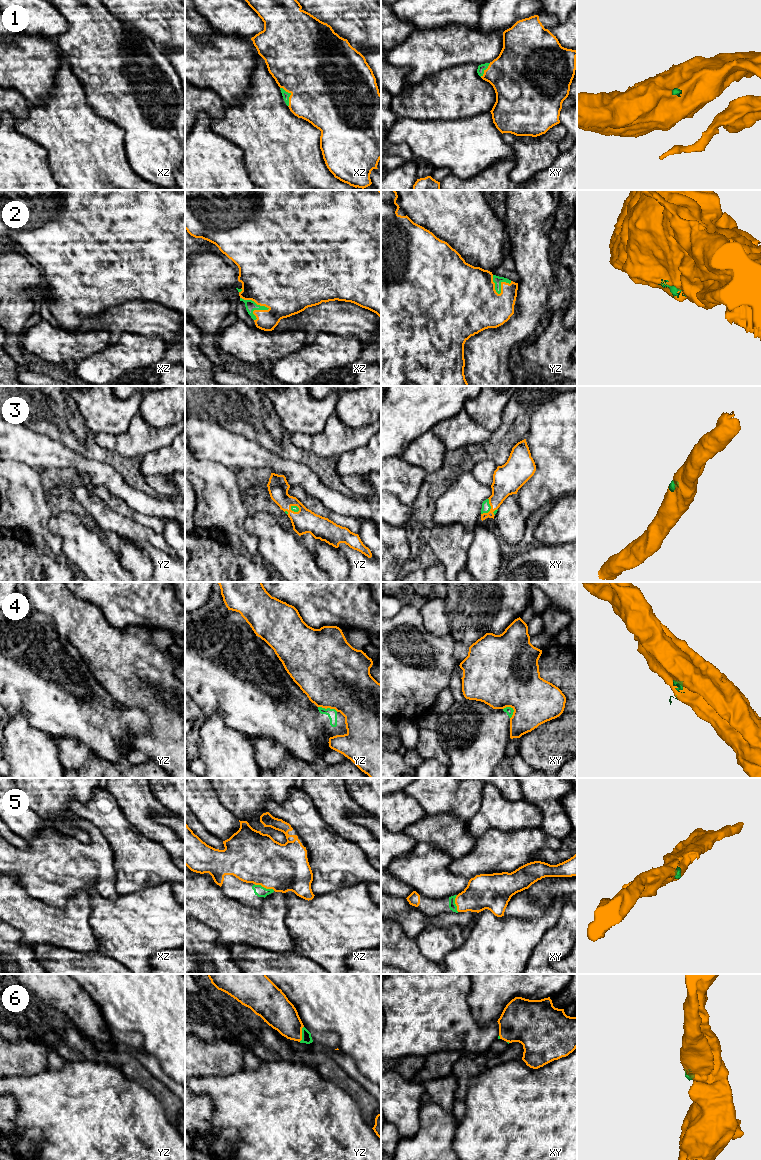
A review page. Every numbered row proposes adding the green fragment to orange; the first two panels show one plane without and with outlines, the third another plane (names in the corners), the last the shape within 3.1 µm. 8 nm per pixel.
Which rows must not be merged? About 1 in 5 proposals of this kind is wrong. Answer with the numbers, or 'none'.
4

